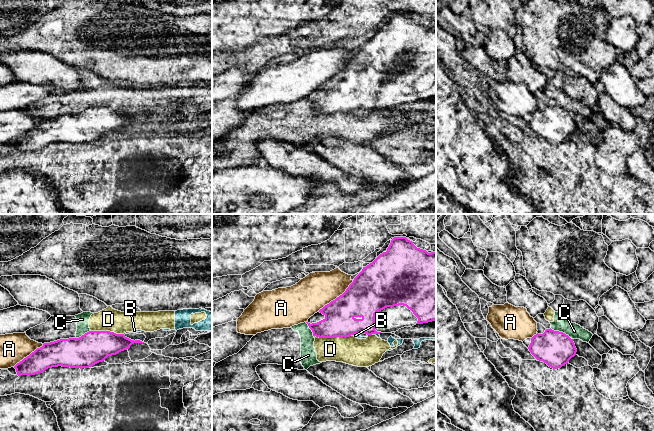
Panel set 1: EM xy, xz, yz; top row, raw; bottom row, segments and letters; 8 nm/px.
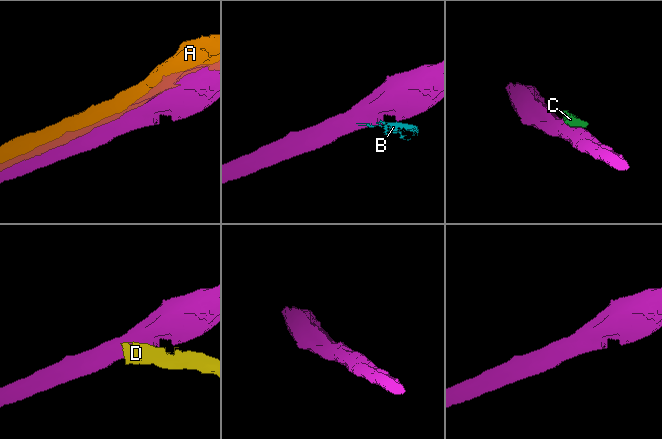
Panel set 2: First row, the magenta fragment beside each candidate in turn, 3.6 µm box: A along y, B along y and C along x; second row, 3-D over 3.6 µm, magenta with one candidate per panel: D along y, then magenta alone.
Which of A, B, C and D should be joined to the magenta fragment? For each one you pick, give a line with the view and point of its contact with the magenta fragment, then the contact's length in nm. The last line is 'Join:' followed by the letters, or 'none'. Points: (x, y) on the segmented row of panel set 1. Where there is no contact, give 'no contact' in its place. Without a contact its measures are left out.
Join: none

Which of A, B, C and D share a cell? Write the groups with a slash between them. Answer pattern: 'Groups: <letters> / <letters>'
Groups: A / B C D

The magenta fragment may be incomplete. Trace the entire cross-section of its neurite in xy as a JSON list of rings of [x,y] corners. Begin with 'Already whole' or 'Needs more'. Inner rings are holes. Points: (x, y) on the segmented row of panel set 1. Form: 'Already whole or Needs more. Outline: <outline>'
Already whole. Outline: [[[89,331],[79,338],[60,339],[50,343],[44,343],[29,356],[17,363],[14,368],[17,375],[35,375],[52,367],[89,368],[99,362],[103,362],[108,356],[116,355],[127,350],[134,343],[144,343],[140,340],[131,340],[124,334],[116,334],[110,331]]]

